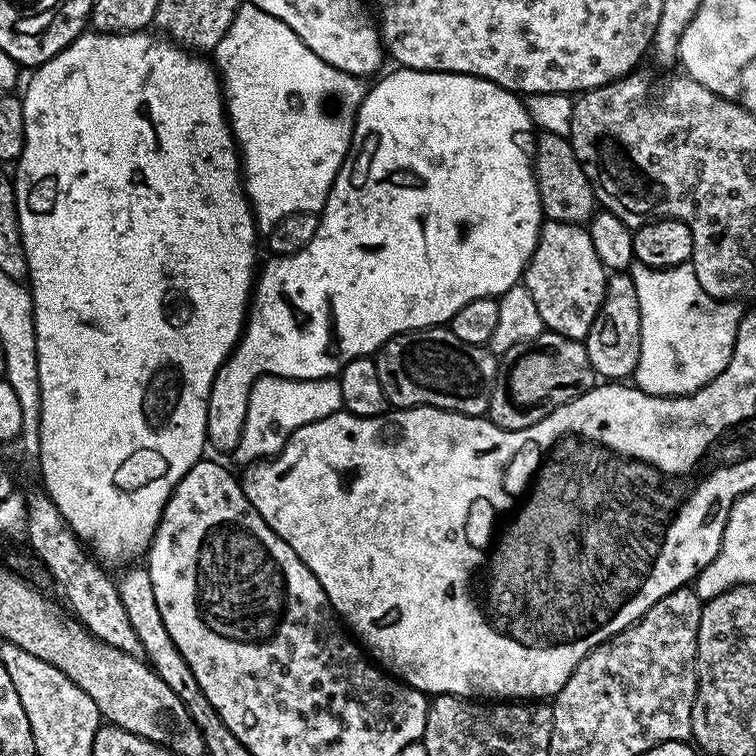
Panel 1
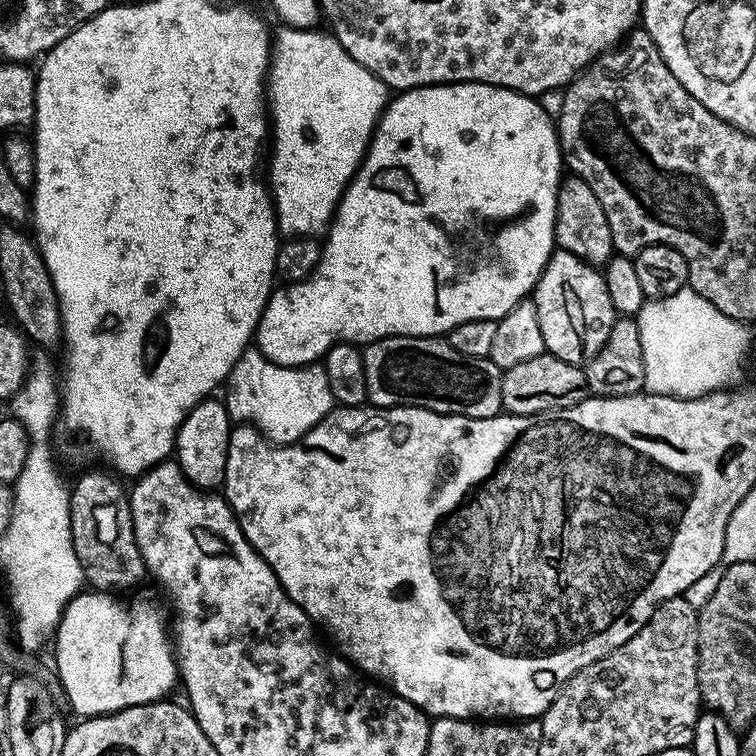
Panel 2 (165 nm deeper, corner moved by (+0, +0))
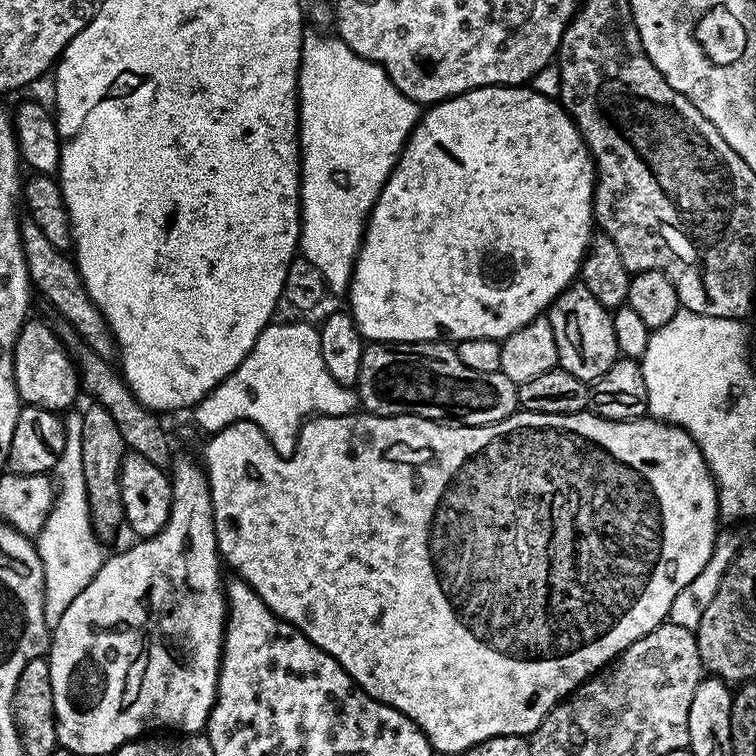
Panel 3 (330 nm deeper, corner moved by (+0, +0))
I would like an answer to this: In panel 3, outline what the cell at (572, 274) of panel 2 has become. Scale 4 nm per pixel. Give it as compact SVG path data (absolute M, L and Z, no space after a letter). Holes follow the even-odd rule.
M576 282L565 288L564 293L548 309L546 318L554 330L554 342L558 346L559 367L574 374L574 378L585 382L595 382L602 374L606 374L606 370L610 370L612 363L620 356L620 347L614 338L612 312L603 308L598 302L598 298L594 298L594 294L590 294L590 290L584 288L583 283Z

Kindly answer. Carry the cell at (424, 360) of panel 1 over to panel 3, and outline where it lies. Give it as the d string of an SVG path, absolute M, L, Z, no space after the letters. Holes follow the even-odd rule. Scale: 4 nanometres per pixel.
M372 342L362 354L358 400L373 416L417 416L473 428L497 424L517 411L518 385L506 374L478 374L458 362L455 347L444 342L385 344Z

